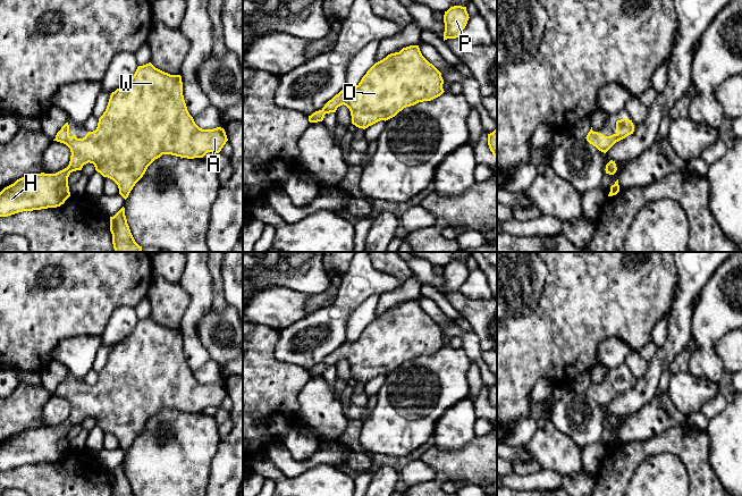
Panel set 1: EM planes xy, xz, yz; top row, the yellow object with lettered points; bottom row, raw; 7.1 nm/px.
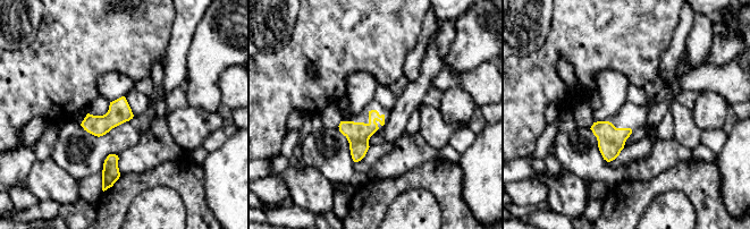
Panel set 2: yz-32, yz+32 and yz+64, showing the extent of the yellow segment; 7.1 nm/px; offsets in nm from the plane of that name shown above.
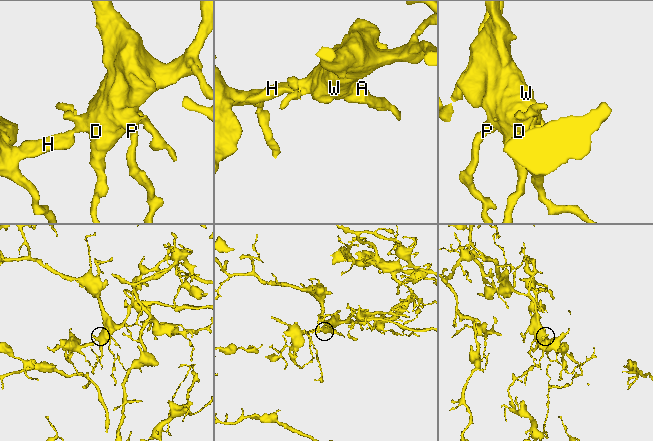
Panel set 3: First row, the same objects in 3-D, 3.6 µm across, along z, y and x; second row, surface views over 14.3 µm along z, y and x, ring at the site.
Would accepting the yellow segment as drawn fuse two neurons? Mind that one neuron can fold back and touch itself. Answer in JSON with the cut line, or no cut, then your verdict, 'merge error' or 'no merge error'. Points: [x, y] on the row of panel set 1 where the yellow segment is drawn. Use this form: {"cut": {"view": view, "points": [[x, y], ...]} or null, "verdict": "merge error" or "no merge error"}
{"cut": null, "verdict": "no merge error"}

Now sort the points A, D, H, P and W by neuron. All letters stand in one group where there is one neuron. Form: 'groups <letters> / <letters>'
groups A D H P W

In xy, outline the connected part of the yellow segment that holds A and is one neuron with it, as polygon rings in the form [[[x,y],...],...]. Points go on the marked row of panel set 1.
[[[149,62],[138,66],[134,76],[111,93],[95,131],[88,132],[83,138],[77,138],[75,134],[70,137],[69,125],[66,123],[53,141],[70,149],[68,167],[56,174],[25,176],[5,187],[0,192],[0,217],[60,207],[70,196],[69,175],[82,170],[88,162],[103,177],[112,179],[118,185],[119,194],[126,200],[147,167],[162,154],[203,158],[208,152],[219,153],[228,138],[221,127],[202,129],[195,124],[184,100],[180,75],[170,75]]]

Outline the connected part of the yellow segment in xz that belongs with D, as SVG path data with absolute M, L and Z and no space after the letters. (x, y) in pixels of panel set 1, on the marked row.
M410 45L376 62L355 87L342 90L321 110L309 116L309 121L322 121L326 114L336 112L344 104L351 111L352 124L365 129L395 117L406 107L440 96L445 92L442 84L441 73L422 56L419 45Z

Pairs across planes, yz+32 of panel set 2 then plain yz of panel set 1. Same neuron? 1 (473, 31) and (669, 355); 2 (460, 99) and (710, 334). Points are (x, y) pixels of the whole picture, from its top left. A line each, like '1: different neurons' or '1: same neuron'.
1: different neurons
2: same neuron

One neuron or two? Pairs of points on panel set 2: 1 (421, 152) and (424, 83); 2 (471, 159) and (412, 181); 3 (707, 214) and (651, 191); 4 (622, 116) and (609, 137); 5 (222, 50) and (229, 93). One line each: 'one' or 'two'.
1: two
2: two
3: one
4: one
5: two

